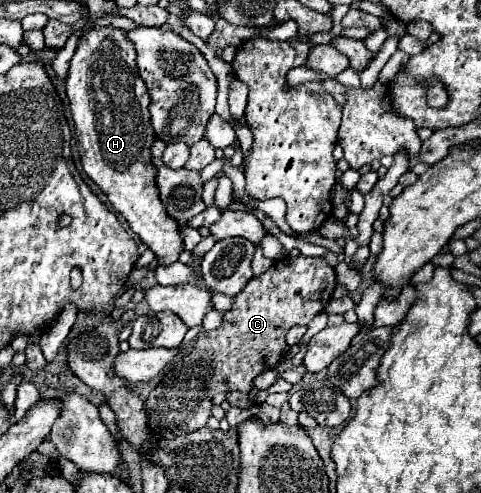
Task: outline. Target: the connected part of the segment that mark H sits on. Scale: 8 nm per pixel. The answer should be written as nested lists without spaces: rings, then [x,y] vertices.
[[[115,27],[85,31],[71,59],[65,87],[83,171],[127,219],[131,231],[159,257],[159,263],[167,265],[177,261],[183,251],[183,241],[175,219],[165,213],[155,185],[155,167],[151,165],[149,151],[155,141],[147,109],[149,95],[135,69],[135,49],[125,37],[125,31]]]

